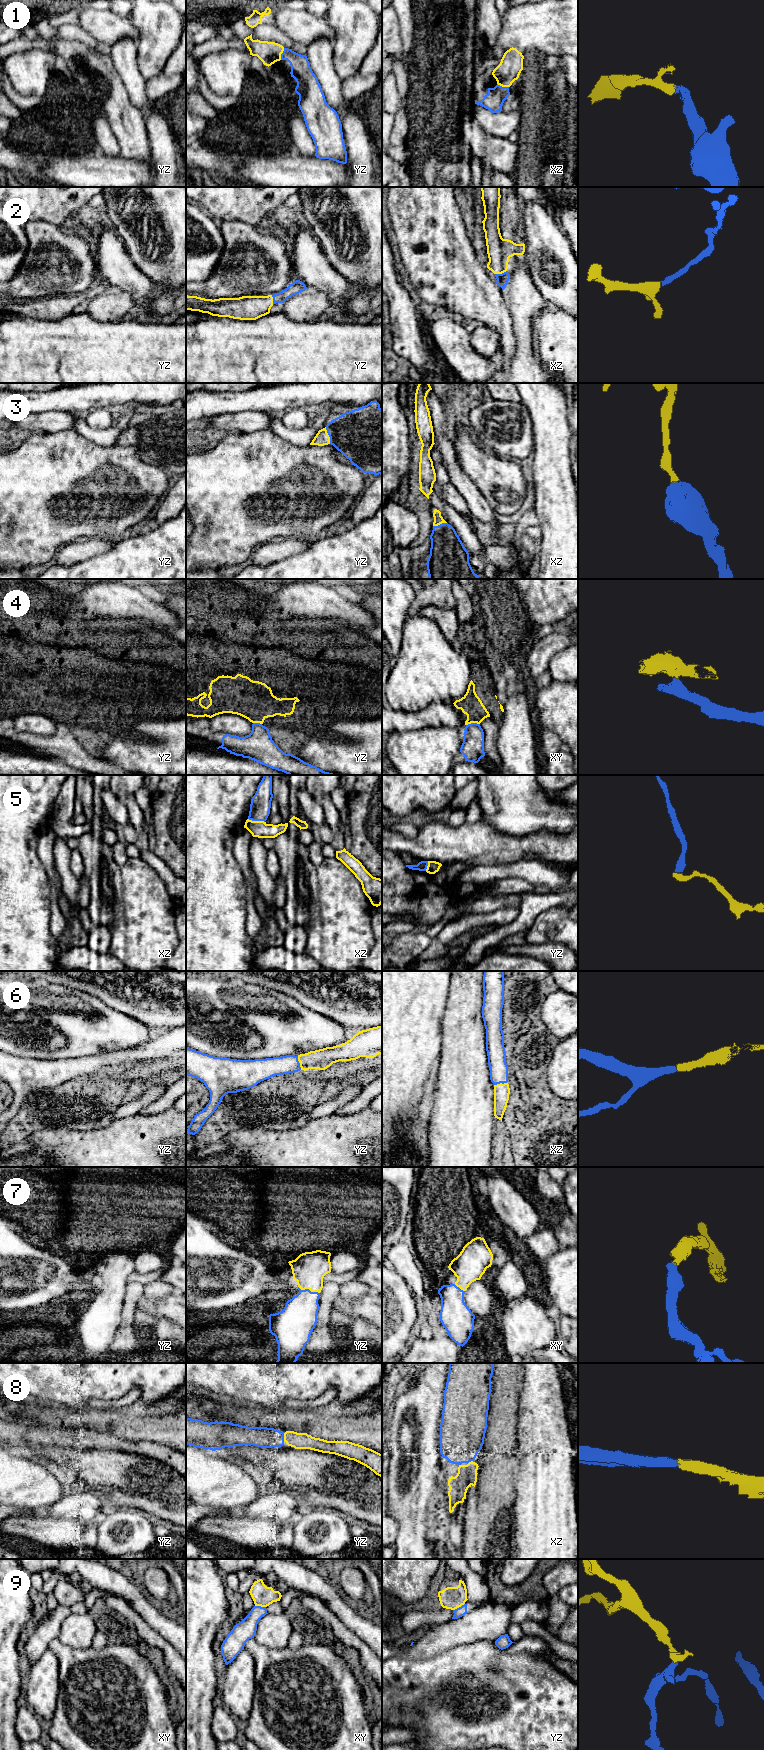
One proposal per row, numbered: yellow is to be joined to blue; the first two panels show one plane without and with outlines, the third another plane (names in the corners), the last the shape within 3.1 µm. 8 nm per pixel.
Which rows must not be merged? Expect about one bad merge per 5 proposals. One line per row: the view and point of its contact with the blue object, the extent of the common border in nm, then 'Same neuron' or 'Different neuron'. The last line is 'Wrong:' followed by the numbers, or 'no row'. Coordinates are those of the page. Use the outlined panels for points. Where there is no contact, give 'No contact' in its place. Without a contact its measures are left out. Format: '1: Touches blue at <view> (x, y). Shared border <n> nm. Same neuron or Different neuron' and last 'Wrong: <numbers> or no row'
1: Touches blue at yz (281, 54). Shared border 100 nm. Same neuron
2: Touches blue at xz (500, 274). Shared border 100 nm. Same neuron
3: Touches blue at yz (328, 434). Shared border 140 nm. Same neuron
4: Touches blue at xy (472, 723). Shared border 110 nm. Different neuron
5: Touches blue at xz (256, 820). Shared border 140 nm. Same neuron
6: Touches blue at yz (299, 1063). Shared border 120 nm. Same neuron
7: Touches blue at yz (308, 1289). Shared border 190 nm. Same neuron
8: Touches blue at yz (283, 1437). Shared border 60 nm. Same neuron
9: Touches blue at xy (260, 1606). Shared border 90 nm. Different neuron
Wrong: 4, 9

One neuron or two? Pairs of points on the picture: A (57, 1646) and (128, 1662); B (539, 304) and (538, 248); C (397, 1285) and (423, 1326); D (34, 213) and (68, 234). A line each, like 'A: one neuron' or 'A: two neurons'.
A: one neuron
B: two neurons
C: two neurons
D: two neurons

